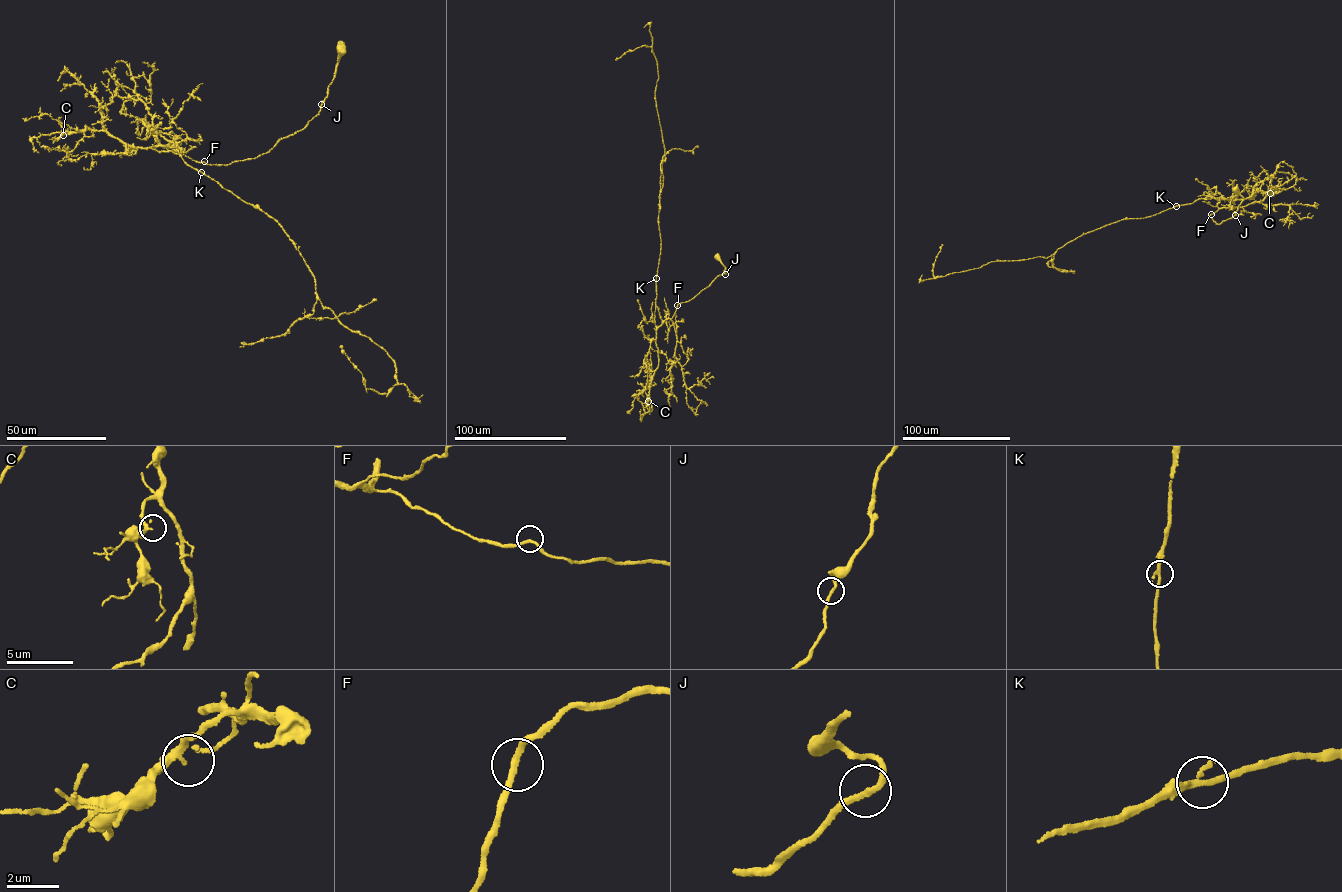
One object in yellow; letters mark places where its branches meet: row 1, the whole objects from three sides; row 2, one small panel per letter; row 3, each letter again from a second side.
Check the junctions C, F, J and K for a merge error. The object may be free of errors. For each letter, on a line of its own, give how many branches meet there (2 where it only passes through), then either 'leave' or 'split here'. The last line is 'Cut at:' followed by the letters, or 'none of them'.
C: 2 | leave
F: 2 | leave
J: 2 | leave
K: 2 | leave
Cut at: none of them

